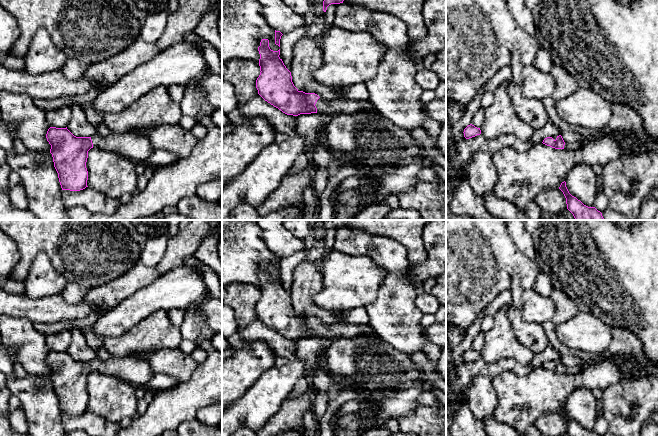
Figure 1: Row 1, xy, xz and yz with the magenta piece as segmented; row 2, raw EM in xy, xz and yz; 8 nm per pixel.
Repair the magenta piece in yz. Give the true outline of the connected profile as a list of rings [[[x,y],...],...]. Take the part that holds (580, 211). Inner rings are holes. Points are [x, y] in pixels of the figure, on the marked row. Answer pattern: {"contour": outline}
{"contour": [[[565,181],[561,183],[559,189],[563,192],[567,209],[573,214],[575,220],[604,220],[602,213],[595,207],[588,207],[572,196],[566,187]]]}

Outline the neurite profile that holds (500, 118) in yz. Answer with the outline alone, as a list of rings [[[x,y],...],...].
[[[505,82],[494,92],[492,104],[484,109],[480,130],[481,134],[488,139],[502,135],[514,135],[524,142],[531,139],[534,129],[517,116]]]

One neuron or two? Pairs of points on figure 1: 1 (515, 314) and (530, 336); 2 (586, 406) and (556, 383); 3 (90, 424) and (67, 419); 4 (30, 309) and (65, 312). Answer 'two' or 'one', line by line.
1: one
2: two
3: one
4: one

